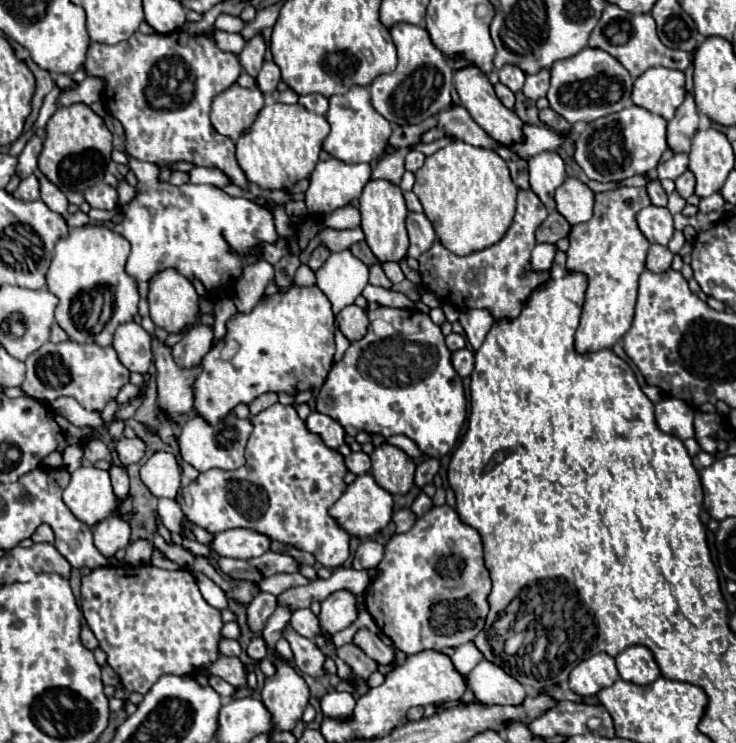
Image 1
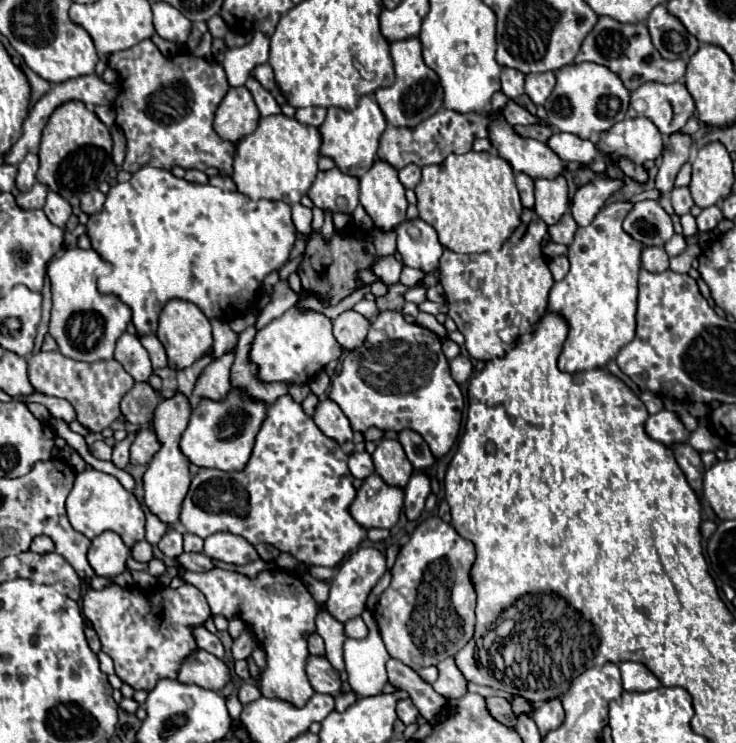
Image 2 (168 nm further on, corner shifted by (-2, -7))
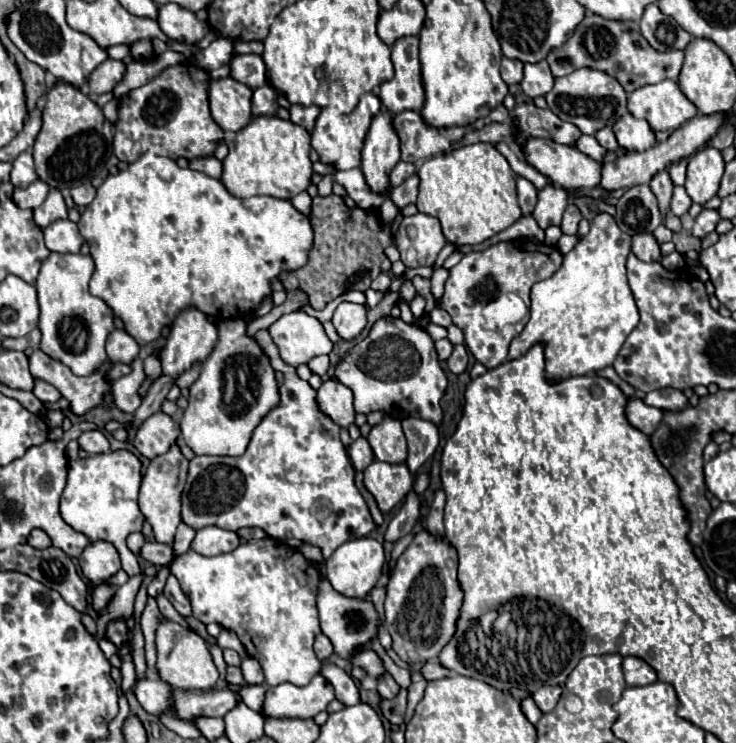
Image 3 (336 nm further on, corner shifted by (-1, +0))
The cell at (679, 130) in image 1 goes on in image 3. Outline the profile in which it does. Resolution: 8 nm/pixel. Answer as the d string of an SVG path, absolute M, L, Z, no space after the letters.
M667 170L659 172L659 174L649 182L649 186L651 186L653 194L657 196L659 210L661 210L661 214L663 214L663 218L665 218L667 212L669 212L669 202L671 202L671 192L673 192L673 184L671 184L671 180L669 180Z

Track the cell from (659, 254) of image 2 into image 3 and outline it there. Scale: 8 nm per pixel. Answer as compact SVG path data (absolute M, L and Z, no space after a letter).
M635 234L631 238L631 250L639 260L645 260L645 262L659 262L661 260L659 244L653 234Z

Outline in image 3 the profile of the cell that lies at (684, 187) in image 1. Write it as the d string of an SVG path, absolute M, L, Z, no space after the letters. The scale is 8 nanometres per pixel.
M675 186L675 190L673 190L673 200L671 200L671 212L673 212L675 216L683 216L683 214L687 214L689 206L691 206L691 198L689 198L689 194L685 192L685 188L683 188L683 186Z

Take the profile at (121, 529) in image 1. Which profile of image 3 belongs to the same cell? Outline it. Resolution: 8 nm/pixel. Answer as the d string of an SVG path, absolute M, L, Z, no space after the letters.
M91 542L83 554L79 556L79 566L85 578L91 580L93 586L109 582L113 574L121 570L121 560L111 542Z

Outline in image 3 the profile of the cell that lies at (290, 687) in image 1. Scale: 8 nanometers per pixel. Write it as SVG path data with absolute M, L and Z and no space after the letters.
M265 536L211 558L189 550L171 564L171 574L179 580L197 620L217 622L237 636L251 636L245 650L261 664L269 686L283 682L305 686L319 674L321 662L313 652L315 636L321 634L315 606L317 584L321 582L319 562L307 560L299 550Z

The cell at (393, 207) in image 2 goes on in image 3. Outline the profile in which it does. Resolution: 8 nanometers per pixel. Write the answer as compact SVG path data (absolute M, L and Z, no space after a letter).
M381 110L369 126L365 146L363 146L363 164L367 184L373 192L385 192L389 184L389 172L399 162L399 136L395 134L393 114Z

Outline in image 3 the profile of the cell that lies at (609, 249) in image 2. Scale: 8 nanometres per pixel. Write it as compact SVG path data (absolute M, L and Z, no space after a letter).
M609 214L595 216L591 224L591 232L579 238L579 244L563 256L561 268L547 280L537 282L531 288L531 318L525 324L523 332L511 340L509 352L505 360L521 358L535 344L543 344L545 348L545 378L555 384L569 376L585 376L597 370L603 370L613 364L617 352L621 350L629 332L639 323L639 311L631 288L627 284L627 256L631 252L631 236L623 234L615 220Z

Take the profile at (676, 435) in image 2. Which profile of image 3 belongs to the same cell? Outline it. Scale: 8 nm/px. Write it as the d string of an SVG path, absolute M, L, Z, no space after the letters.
M629 396L627 398L627 410L625 410L625 414L627 414L627 422L631 422L633 428L641 430L647 436L659 426L659 422L663 418L663 412L659 408L647 406L637 396Z

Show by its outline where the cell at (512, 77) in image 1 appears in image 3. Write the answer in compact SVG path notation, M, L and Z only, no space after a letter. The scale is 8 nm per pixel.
M503 58L501 60L501 78L505 80L505 84L521 82L523 80L523 62L511 60L511 58Z

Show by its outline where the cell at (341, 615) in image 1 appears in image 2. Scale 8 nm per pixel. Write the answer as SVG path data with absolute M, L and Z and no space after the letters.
M360 547L356 553L352 553L338 569L336 573L336 579L332 581L332 587L330 587L330 597L326 601L326 609L328 613L340 621L340 623L346 623L354 617L358 617L362 611L364 611L364 605L366 605L366 599L370 595L370 591L374 589L374 585L378 583L378 579L386 573L386 557L374 549L374 547Z

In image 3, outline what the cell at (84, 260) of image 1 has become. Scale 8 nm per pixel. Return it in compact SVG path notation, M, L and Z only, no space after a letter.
M51 254L35 280L39 298L39 348L51 358L71 368L75 376L93 374L105 360L105 340L113 330L113 312L101 300L89 294L89 278L93 274L93 258L81 254Z

